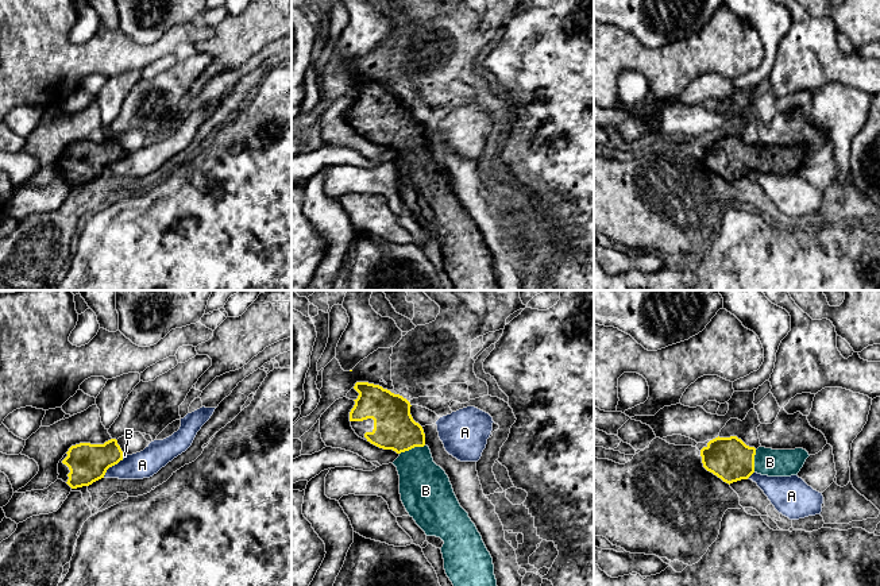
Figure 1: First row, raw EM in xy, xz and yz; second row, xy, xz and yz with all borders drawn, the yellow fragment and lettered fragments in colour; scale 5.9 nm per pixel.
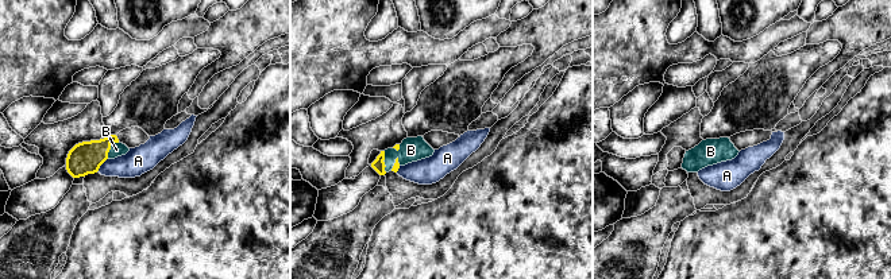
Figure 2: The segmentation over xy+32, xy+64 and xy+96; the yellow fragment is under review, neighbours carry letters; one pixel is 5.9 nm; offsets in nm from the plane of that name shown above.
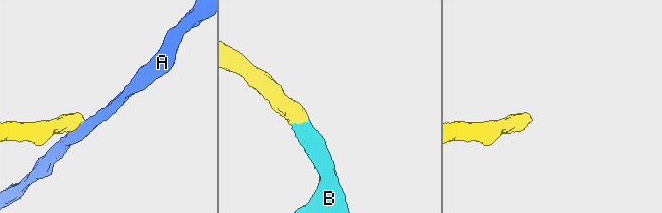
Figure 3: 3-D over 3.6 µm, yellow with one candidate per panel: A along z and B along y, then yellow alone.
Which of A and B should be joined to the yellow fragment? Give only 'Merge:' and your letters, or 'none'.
Merge: B

